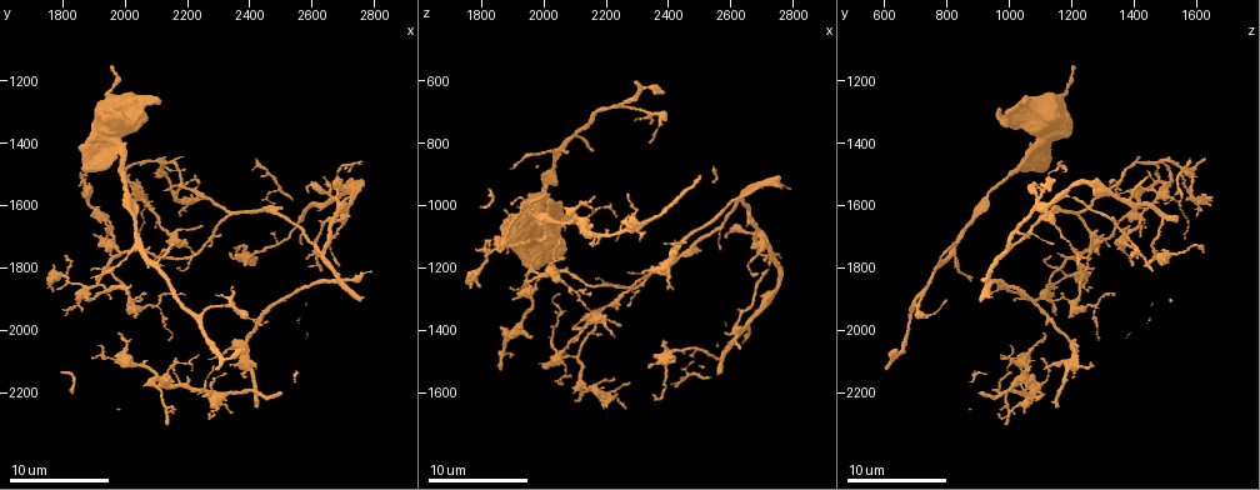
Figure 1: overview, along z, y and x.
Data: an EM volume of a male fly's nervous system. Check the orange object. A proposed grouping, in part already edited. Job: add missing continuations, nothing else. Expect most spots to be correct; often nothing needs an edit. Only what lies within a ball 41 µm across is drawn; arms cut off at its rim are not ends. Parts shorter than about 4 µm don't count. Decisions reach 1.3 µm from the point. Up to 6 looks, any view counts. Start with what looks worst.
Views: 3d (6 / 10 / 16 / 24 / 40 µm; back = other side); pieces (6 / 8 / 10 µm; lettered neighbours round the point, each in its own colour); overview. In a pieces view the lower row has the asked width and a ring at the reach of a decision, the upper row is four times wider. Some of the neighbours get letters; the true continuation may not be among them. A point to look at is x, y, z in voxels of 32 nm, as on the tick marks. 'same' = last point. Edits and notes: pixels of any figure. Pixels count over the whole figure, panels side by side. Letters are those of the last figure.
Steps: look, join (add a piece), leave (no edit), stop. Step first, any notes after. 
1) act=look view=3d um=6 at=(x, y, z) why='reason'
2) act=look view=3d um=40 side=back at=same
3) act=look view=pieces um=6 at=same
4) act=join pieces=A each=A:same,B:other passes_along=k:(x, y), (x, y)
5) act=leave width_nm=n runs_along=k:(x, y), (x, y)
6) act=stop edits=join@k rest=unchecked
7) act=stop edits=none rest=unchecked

act=look view=3d um=10 at=(1870, 1490, 1050) why='an open end'

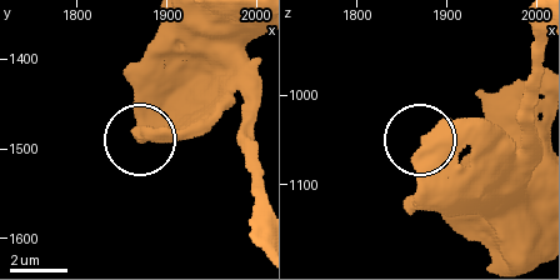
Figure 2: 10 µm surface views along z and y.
act=look view=pieces um=10 at=same

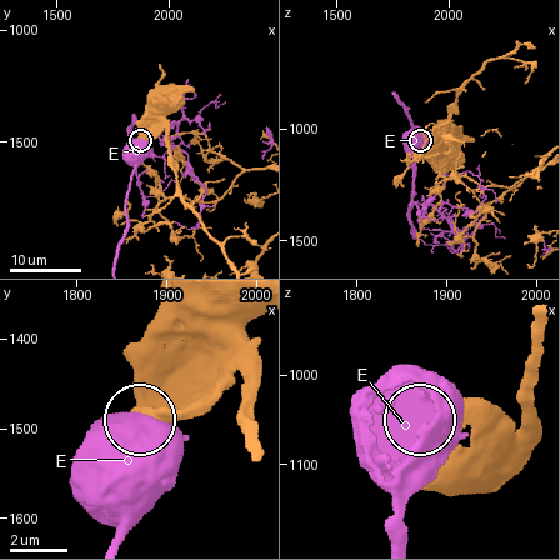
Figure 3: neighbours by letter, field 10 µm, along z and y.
act=leave each=E:other found='no lettered piece goes on from it'

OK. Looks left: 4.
act=look view=pieces um=10 at=(2150, 1730, 820) why='tapers out'

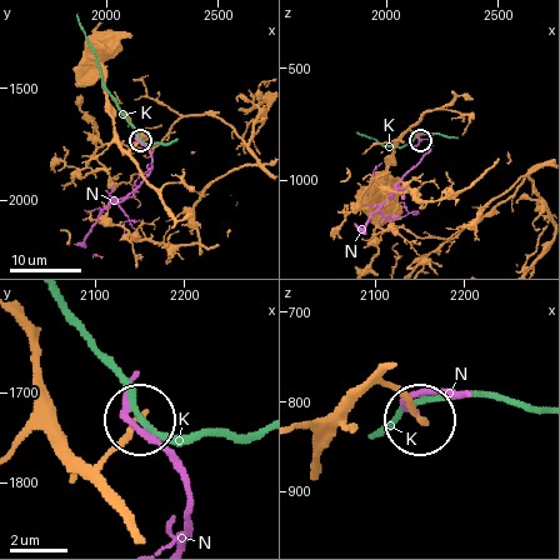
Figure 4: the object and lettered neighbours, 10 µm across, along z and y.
act=leave each=K:other,N:other runs_along=4:(311, 474), (314, 443), (376, 383), (391, 388), (420, 420) found='none of them fits'

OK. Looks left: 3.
act=look view=pieces um=10 at=(2020, 1880, 940) why='branch stops here'

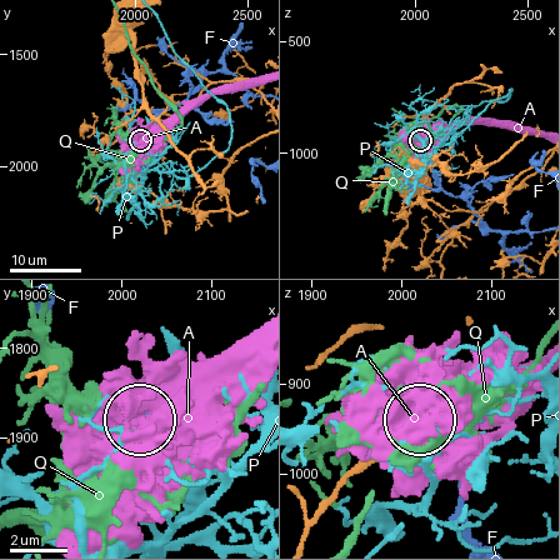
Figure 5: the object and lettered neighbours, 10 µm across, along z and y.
act=leave each=A:other,F:other,P:other,Q:other found='none of them fits'

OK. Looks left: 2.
act=stop edits=none rest=unchecked

